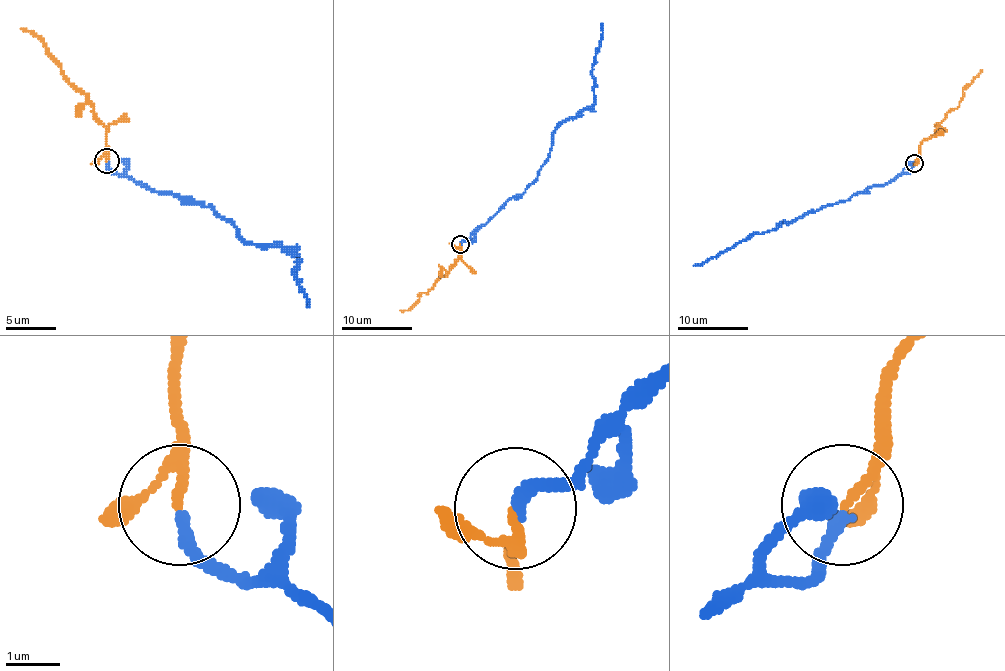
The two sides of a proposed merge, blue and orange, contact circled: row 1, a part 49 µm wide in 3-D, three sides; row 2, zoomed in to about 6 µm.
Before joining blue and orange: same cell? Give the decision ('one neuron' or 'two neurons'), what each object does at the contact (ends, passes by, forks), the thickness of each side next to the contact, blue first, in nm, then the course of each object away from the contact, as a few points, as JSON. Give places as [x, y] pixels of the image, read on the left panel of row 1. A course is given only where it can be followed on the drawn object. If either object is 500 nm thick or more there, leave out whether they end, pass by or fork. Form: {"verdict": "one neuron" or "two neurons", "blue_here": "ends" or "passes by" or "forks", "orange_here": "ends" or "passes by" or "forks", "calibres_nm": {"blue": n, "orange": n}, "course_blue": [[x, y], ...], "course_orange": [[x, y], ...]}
{"verdict": "one neuron", "blue_here": "ends", "orange_here": "passes by", "calibres_nm": {"blue": 190, "orange": 110}, "course_blue": [[106, 161], [156, 191], [199, 201], [231, 221], [249, 244], [279, 244], [296, 256], [294, 274], [306, 306]], "course_orange": [[106, 161], [106, 129], [96, 119], [94, 104], [66, 79], [31, 31], [21, 29]]}

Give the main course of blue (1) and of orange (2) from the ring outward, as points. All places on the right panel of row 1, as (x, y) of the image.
1: (913, 163), (883, 184), (751, 234), (693, 265)
2: (913, 163), (919, 156), (919, 145), (959, 105), (963, 91), (980, 70)

